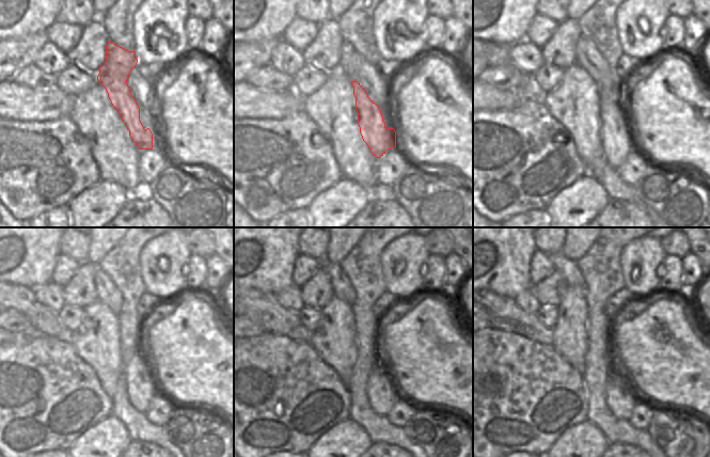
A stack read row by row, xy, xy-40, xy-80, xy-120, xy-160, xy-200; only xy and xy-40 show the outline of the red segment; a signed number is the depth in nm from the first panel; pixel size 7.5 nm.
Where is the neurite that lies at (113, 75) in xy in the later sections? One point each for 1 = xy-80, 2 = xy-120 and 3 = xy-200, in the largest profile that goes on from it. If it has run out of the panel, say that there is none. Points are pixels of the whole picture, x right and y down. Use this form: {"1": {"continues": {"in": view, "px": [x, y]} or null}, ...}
{"1": {"continues": {"in": "xy-80", "px": [616, 140]}}, "2": {"continues": {"in": "xy-120", "px": [141, 384]}}, "3": {"continues": {"in": "xy-200", "px": [621, 398]}}}

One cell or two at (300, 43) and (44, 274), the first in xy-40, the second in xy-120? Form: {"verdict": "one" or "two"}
{"verdict": "two"}

